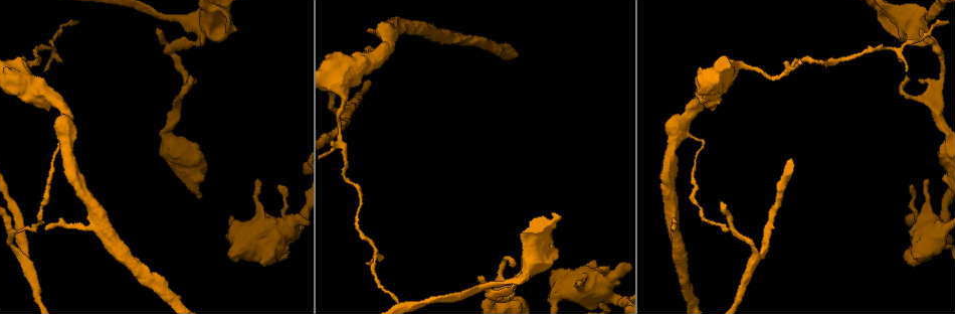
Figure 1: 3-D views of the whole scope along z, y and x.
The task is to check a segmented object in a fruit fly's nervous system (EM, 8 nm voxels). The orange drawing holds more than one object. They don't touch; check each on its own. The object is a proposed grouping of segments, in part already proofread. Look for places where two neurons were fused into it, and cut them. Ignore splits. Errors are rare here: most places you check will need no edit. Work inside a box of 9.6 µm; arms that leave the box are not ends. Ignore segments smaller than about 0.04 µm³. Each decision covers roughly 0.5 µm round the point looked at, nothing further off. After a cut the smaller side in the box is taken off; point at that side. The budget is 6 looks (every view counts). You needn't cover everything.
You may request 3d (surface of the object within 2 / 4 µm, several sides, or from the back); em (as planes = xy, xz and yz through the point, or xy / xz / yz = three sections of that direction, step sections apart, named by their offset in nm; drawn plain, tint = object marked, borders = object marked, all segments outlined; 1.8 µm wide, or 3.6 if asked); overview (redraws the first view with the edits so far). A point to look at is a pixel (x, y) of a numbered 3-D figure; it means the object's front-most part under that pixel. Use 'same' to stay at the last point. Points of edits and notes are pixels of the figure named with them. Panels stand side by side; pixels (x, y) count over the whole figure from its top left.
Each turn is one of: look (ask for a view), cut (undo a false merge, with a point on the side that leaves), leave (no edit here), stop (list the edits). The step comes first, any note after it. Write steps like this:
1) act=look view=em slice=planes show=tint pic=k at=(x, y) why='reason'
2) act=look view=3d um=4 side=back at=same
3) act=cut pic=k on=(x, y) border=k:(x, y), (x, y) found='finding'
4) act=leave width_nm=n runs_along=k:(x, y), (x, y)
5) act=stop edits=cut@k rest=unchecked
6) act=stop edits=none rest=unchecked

act=look view=em um=3.6 slice=yz step=4 show=tint pic=1 at=(603, 286) why='abrupt turn'

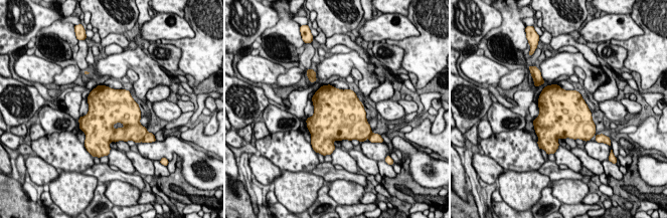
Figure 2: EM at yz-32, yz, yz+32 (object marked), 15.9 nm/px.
act=leave found='one neuron here'

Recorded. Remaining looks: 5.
act=look view=3d um=2 pic=1 at=(230, 22) why='closes a loop'

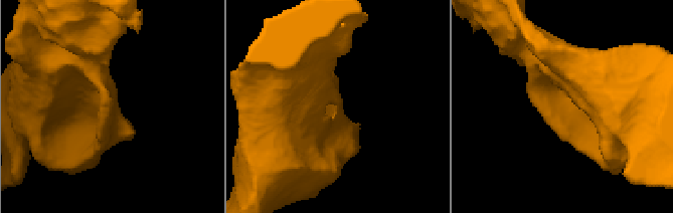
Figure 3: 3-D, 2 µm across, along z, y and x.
act=look view=em slice=xy step=8 show=tint pic=3 at=(534, 104) arm_widths_nm=240,380 why='need the tissue'

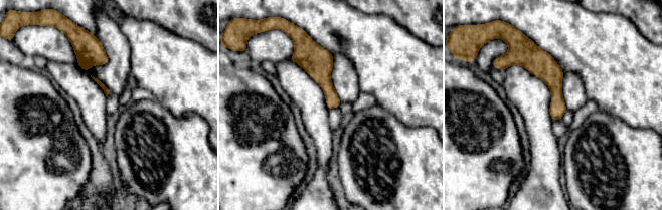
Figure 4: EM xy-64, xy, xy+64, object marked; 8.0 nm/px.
act=look view=em slice=planes show=tint at=same

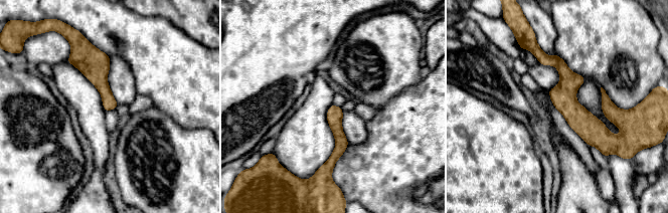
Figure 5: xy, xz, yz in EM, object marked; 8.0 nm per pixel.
act=leave runs_along=5:(537, 51), (564, 71), (566, 103), (602, 149) found='continuous, no second neuron'

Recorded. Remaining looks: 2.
act=look view=em slice=yz step=16 show=tint pic=1 at=(20, 254) why='sharp bend'

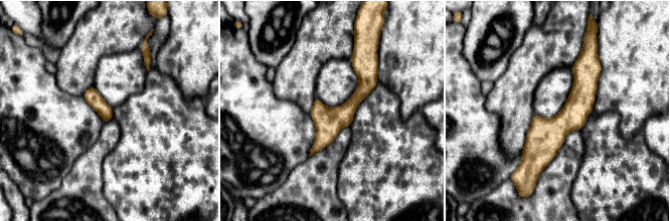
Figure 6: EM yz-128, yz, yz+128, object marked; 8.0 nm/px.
act=look view=em slice=planes show=tint at=same why='cut it another way'

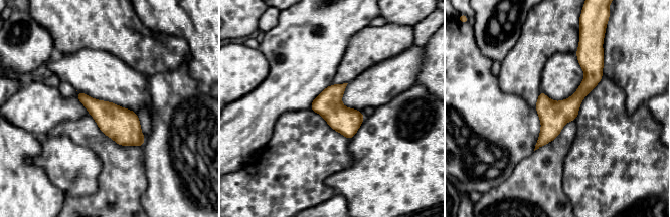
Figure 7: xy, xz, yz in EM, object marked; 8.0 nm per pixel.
act=leave runs_along=7:(589, 55), (589, 83), (539, 144) found='all the same neuron'

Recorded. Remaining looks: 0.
act=stop edits=none rest=unchecked

